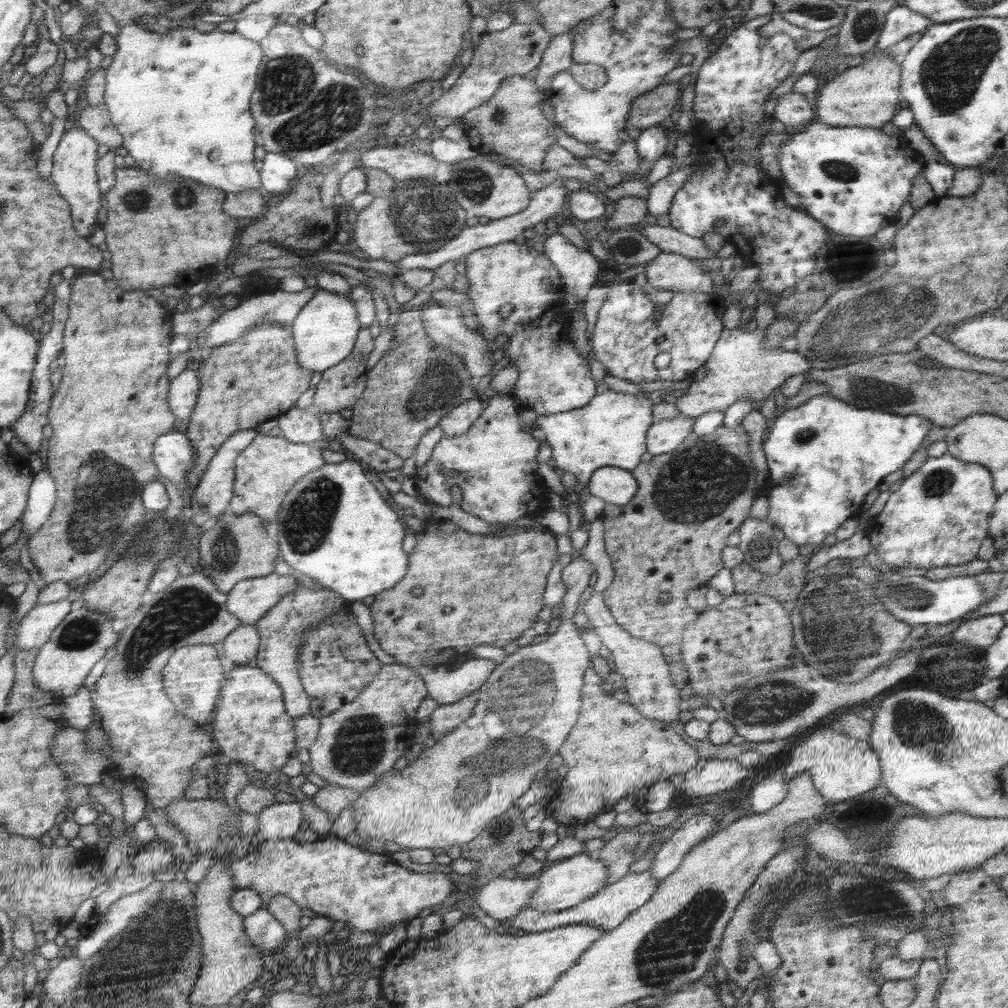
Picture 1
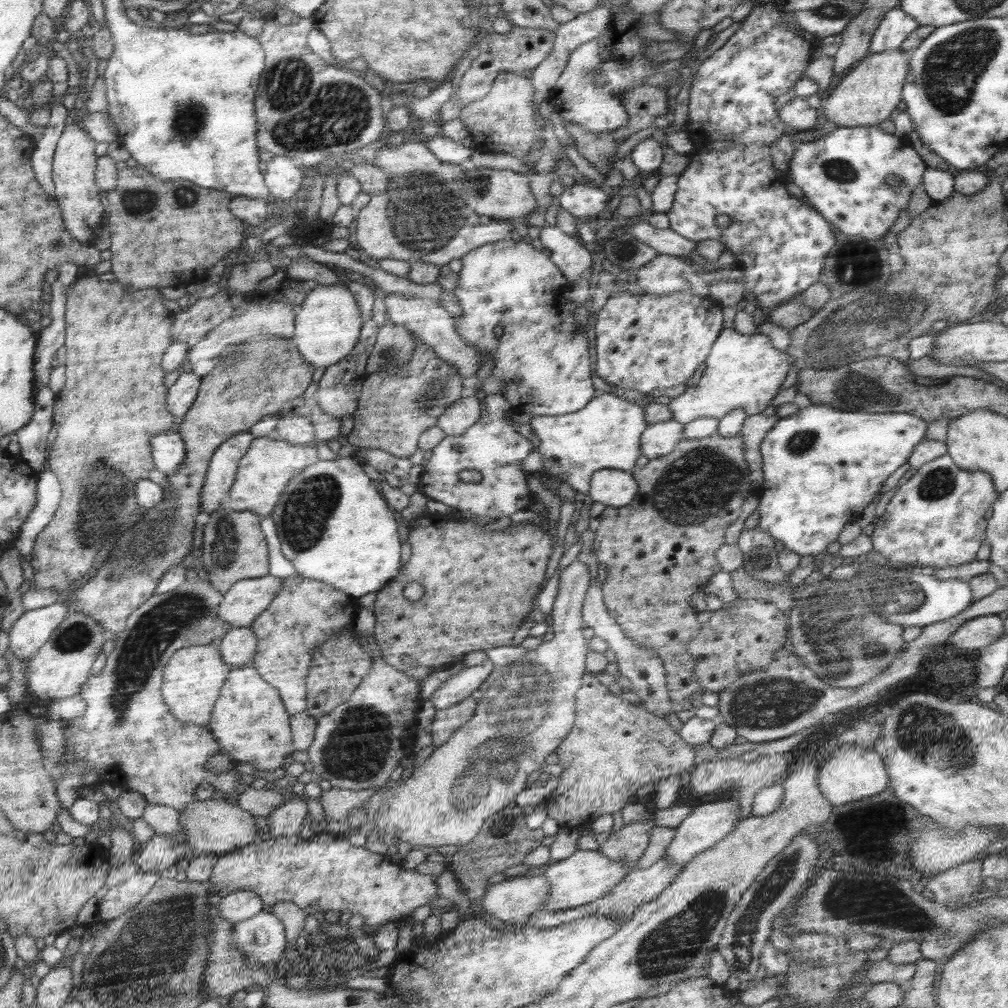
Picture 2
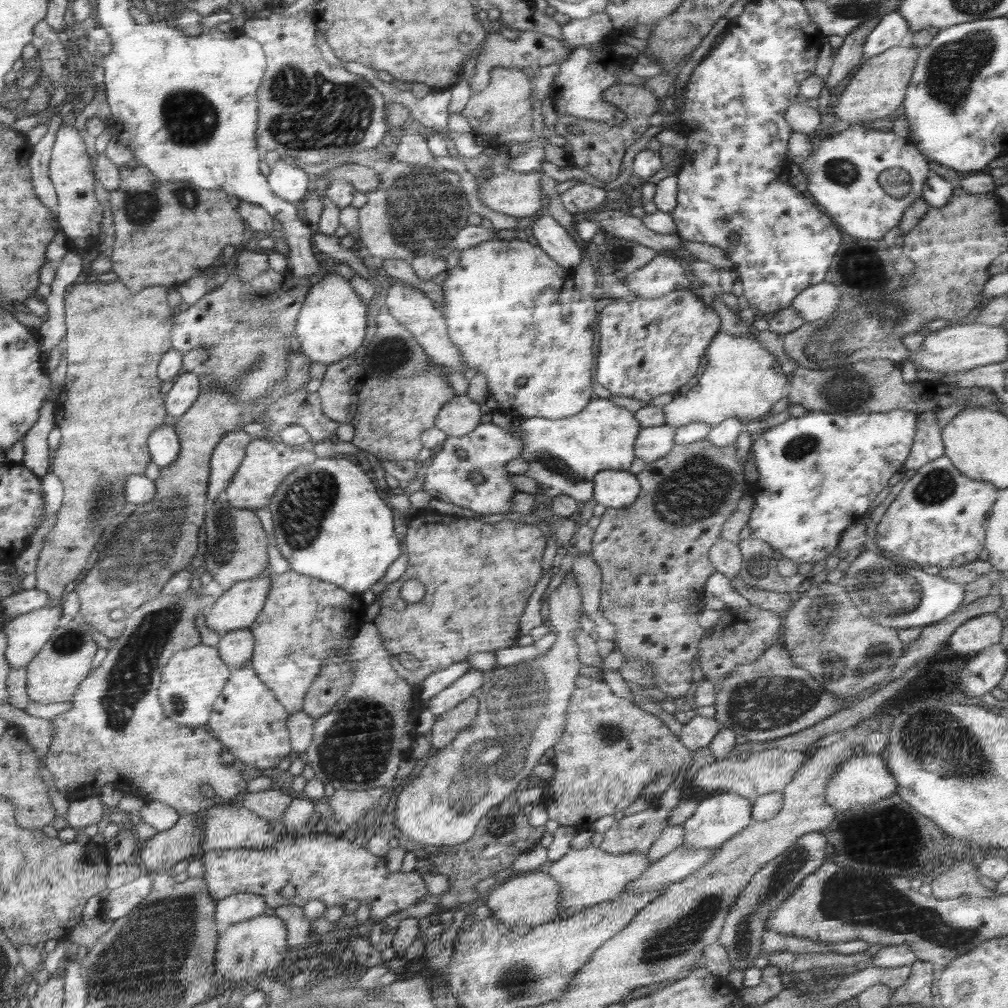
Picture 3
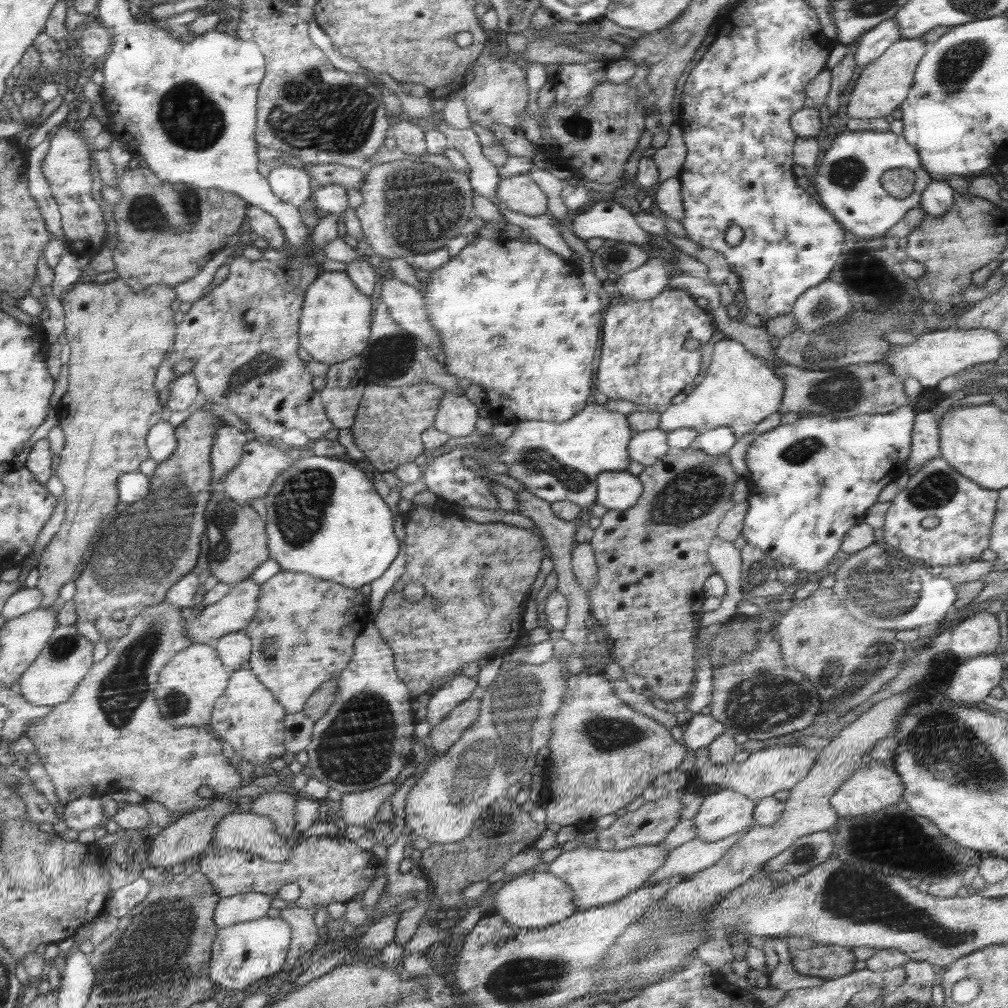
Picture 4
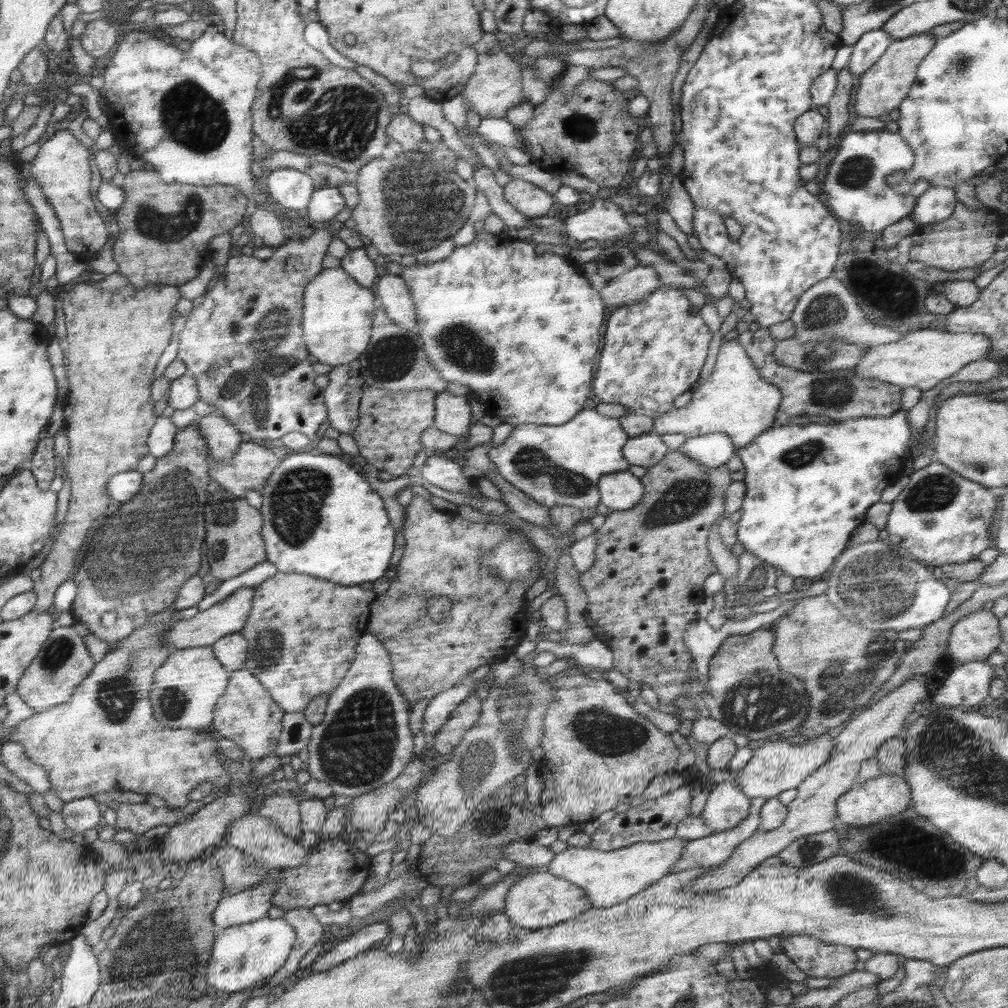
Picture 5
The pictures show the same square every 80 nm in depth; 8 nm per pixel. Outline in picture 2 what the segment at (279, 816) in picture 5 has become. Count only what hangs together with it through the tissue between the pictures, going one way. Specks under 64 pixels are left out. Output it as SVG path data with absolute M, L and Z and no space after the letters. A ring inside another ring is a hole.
M245 786L235 798L240 808L251 812L254 816L269 816L286 801L286 798L270 786L263 789Z

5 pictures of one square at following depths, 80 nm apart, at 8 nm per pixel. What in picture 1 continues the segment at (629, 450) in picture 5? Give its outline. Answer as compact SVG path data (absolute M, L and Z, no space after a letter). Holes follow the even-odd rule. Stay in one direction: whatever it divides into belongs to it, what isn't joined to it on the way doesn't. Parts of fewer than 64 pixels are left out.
M678 416L656 421L648 430L646 447L652 456L672 452L683 444L695 429L696 419Z

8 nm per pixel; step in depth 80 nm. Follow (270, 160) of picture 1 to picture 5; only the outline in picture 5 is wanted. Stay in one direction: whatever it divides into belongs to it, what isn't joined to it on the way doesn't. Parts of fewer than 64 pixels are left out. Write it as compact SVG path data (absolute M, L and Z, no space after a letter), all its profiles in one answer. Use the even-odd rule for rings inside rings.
M278 168L267 178L272 198L290 210L306 209L317 187L310 175L296 168Z

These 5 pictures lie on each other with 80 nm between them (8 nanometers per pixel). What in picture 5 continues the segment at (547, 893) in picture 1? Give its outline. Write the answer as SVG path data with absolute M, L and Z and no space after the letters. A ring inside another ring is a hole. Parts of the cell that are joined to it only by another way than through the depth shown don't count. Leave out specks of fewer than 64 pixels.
M673 837L658 842L638 842L607 852L569 847L552 858L552 862L547 865L548 873L568 879L576 883L576 886L582 887L592 908L607 908L628 901L628 898L642 893L656 881L668 876L668 870L672 870L672 867L680 861L684 844L684 840Z

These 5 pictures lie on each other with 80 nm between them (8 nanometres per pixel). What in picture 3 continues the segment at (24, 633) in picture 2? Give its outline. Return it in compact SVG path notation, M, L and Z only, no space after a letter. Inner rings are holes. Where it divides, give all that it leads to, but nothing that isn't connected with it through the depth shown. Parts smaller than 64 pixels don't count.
M49 605L5 623L5 659L10 669L26 667L41 652L65 619L62 605Z

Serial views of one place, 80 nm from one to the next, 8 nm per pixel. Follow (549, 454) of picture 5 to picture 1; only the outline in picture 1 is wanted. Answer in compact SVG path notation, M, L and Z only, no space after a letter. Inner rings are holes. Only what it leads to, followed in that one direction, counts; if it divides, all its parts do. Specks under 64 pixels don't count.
M614 390L596 395L586 406L572 411L540 415L536 420L537 432L552 448L550 462L553 468L569 472L576 477L579 488L588 486L596 469L617 466L634 470L647 451L648 430L655 425L654 404L647 398L648 393L628 395Z

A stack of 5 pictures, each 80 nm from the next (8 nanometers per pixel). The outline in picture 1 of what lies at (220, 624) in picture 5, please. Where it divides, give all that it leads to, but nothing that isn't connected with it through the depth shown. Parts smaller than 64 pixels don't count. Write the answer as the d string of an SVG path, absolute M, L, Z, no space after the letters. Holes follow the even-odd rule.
M275 572L262 578L240 581L234 589L226 593L229 599L226 607L239 618L242 625L253 625L300 584L295 576L280 576Z

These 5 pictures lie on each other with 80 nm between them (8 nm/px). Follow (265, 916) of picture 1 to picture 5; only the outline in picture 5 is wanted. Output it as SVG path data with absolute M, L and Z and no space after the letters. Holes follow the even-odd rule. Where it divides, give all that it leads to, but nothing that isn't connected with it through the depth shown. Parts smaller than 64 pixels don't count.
M268 916L254 922L223 929L220 936L216 937L214 952L207 966L207 984L216 988L218 992L240 992L258 981L269 981L276 970L280 971L280 968L285 966L284 962L287 962L286 958L291 954L295 944L294 938L297 938L294 936L294 929L295 927L283 918Z

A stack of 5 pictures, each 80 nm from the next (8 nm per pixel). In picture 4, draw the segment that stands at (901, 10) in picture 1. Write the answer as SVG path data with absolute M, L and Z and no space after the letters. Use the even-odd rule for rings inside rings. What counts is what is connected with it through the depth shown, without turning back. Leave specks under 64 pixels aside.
M895 17L871 28L859 38L855 59L858 68L876 60L891 44L902 39Z

